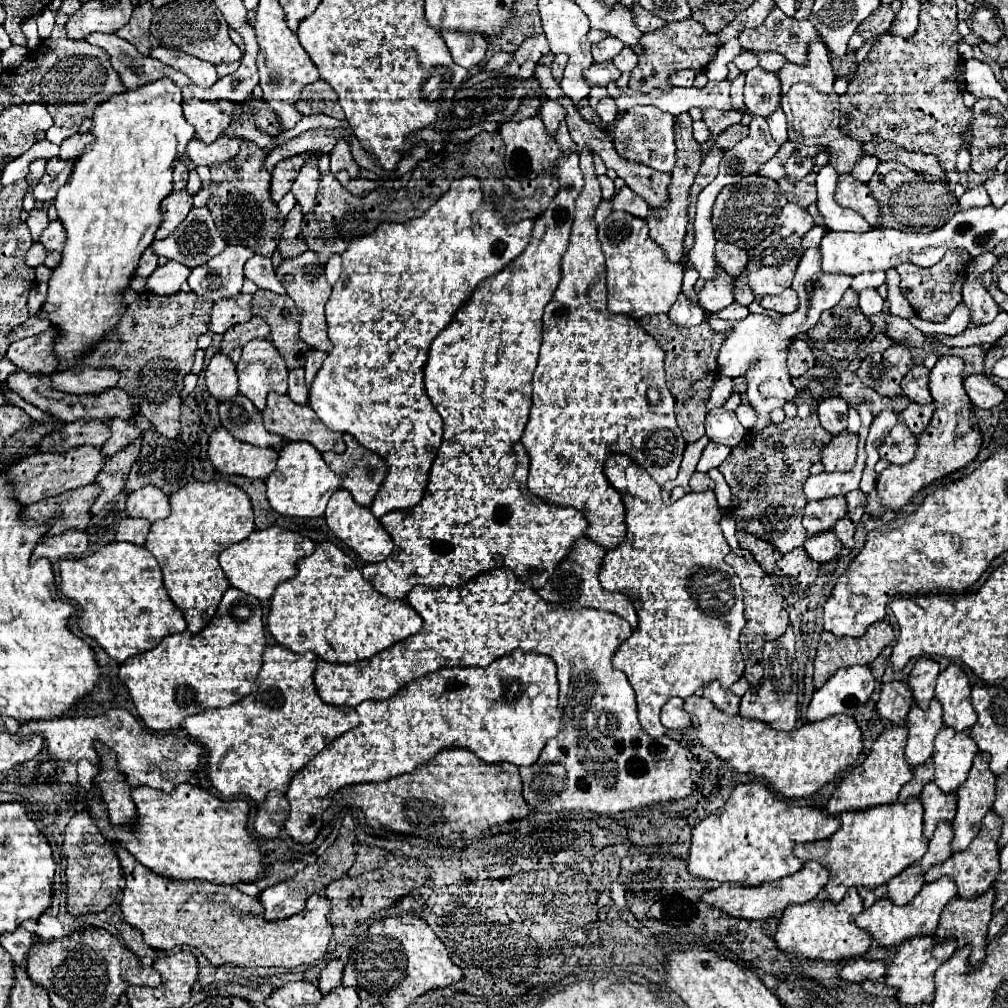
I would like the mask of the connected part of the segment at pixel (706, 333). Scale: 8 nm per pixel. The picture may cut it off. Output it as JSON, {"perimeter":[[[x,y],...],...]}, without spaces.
{"perimeter":[[[648,315],[640,319],[646,333],[650,333],[666,353],[666,385],[676,401],[676,421],[682,429],[686,443],[694,443],[704,435],[704,417],[706,417],[706,399],[710,395],[712,383],[718,377],[718,349],[720,335],[716,335],[706,321],[696,327],[680,327],[670,321],[668,315]]]}

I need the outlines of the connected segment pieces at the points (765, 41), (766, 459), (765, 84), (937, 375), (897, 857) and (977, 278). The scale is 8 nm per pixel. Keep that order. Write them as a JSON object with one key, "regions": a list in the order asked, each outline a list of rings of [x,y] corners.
{"regions":[[[[774,7],[764,25],[746,29],[738,39],[748,51],[776,51],[790,63],[804,65],[808,61],[808,45],[820,41],[820,33],[808,19],[790,19]]],[[[812,381],[808,389],[814,399],[808,419],[786,417],[782,423],[768,425],[764,433],[746,433],[740,445],[736,445],[730,457],[718,467],[732,491],[732,505],[728,511],[734,515],[736,527],[772,543],[780,553],[800,547],[806,539],[806,529],[802,525],[806,505],[804,481],[810,477],[810,465],[820,461],[822,447],[832,439],[816,417],[818,399],[824,395],[822,383]]],[[[754,67],[746,73],[744,85],[746,107],[760,117],[768,117],[780,105],[780,79],[776,73],[768,73],[762,67]]],[[[946,355],[938,359],[930,373],[930,393],[934,399],[934,417],[926,431],[918,437],[916,457],[908,465],[888,465],[876,483],[876,491],[882,499],[882,505],[890,509],[898,509],[906,505],[922,487],[932,481],[966,467],[978,455],[982,447],[982,433],[976,425],[976,417],[972,411],[972,403],[964,393],[964,361],[960,357]]],[[[914,797],[912,801],[894,801],[888,805],[878,805],[878,807],[868,807],[864,811],[848,811],[840,815],[840,829],[822,841],[816,843],[800,843],[796,845],[794,853],[802,861],[818,861],[826,865],[830,871],[830,881],[824,887],[828,893],[830,901],[840,901],[850,887],[866,887],[866,889],[876,889],[884,883],[888,883],[894,875],[910,867],[912,863],[920,861],[922,855],[928,849],[928,841],[922,833],[922,801],[920,797]]],[[[982,253],[980,257],[974,257],[966,267],[966,281],[962,295],[964,295],[964,303],[972,309],[974,325],[984,325],[994,321],[994,317],[1000,311],[992,295],[982,285],[982,275],[990,271],[996,261],[998,259],[994,257],[994,253]]]]}

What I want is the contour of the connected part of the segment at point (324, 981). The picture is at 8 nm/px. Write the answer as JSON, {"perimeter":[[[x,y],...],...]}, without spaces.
{"perimeter":[[[332,959],[320,973],[320,983],[318,983],[318,989],[322,995],[330,993],[336,985],[340,985],[340,979],[342,979],[342,969],[344,969],[344,963],[338,961],[338,959]]]}

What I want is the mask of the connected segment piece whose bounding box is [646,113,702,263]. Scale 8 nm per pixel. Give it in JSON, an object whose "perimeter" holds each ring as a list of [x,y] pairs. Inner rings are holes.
{"perimeter":[[[680,113],[676,117],[674,133],[676,133],[676,165],[670,173],[672,181],[668,185],[668,205],[664,205],[664,209],[650,209],[650,215],[648,215],[646,221],[648,221],[648,227],[650,227],[650,237],[666,251],[666,255],[672,263],[680,263],[682,241],[684,241],[686,227],[688,227],[690,187],[692,187],[694,177],[696,177],[696,173],[702,165],[702,149],[700,149],[700,143],[692,135],[692,117],[688,113]]]}

